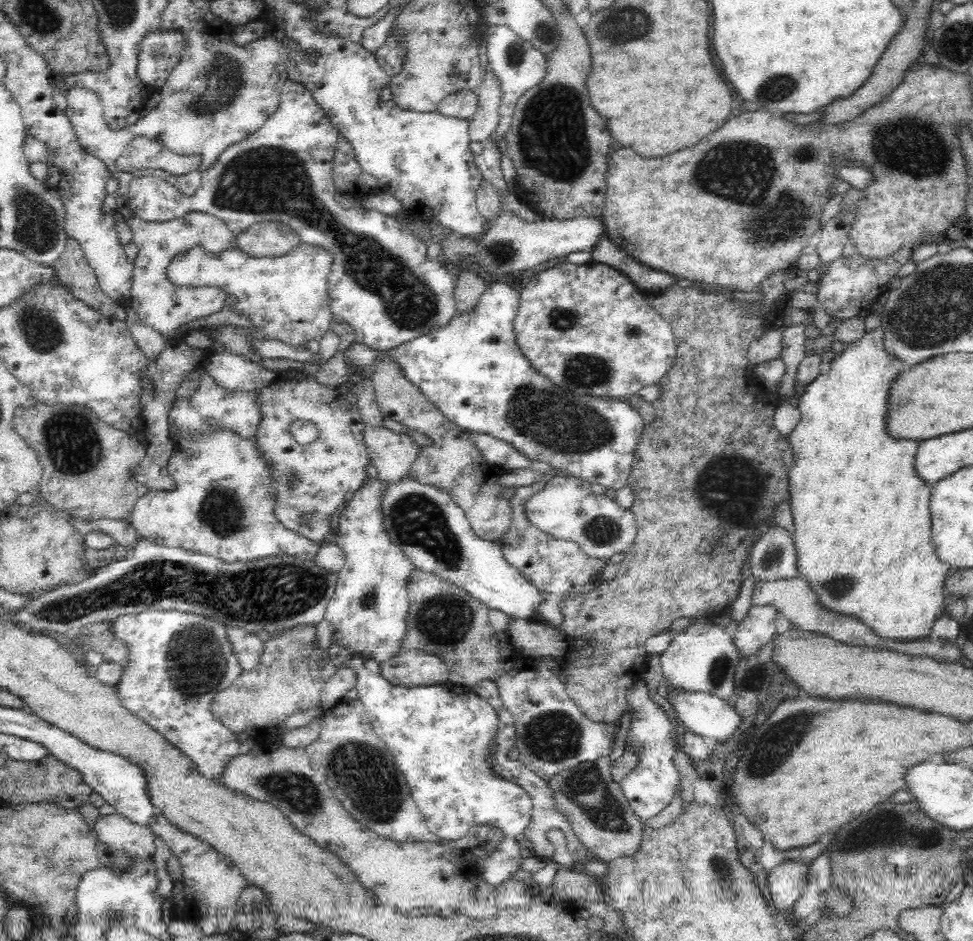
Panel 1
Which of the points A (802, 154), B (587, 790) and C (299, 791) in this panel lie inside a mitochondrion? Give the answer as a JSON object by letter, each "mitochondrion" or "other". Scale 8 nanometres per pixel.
{"A":"mitochondrion","B":"mitochondrion","C":"mitochondrion"}

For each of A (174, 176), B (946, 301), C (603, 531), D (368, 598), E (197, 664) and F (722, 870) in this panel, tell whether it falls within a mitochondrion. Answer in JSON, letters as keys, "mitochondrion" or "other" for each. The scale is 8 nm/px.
{"A":"other","B":"mitochondrion","C":"mitochondrion","D":"mitochondrion","E":"mitochondrion","F":"mitochondrion"}

